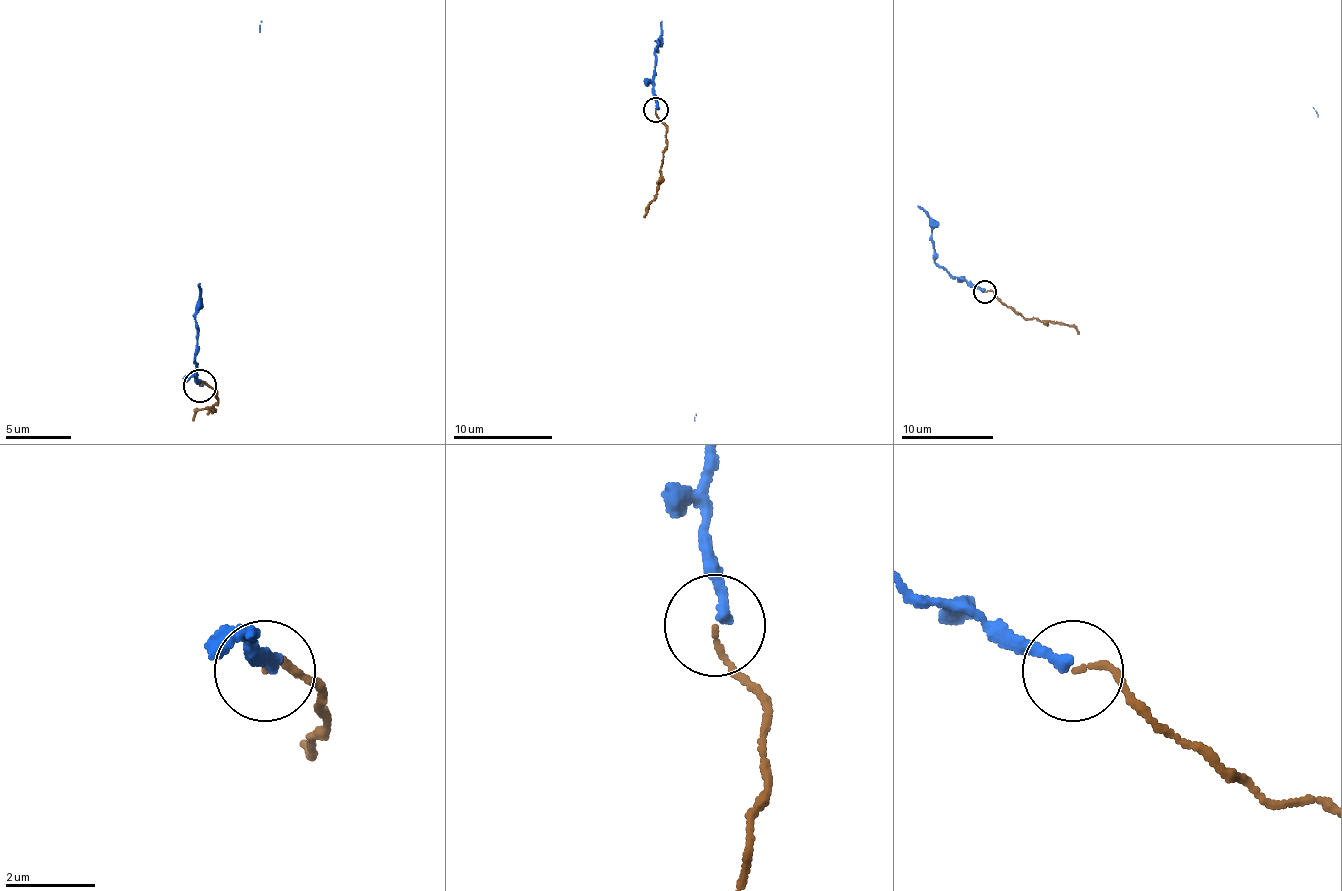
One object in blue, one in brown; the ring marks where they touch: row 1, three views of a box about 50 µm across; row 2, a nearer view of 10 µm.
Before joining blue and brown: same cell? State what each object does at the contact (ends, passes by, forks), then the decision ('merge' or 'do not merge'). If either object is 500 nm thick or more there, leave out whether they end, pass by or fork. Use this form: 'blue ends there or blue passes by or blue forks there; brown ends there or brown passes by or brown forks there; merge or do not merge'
blue ends there; brown ends there; merge

